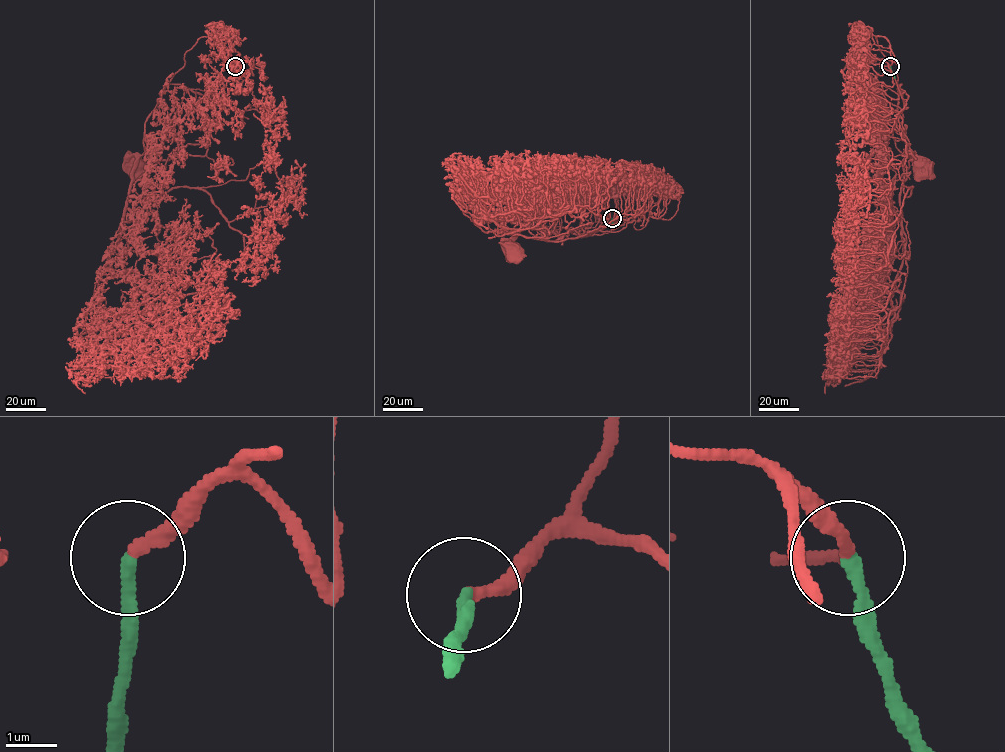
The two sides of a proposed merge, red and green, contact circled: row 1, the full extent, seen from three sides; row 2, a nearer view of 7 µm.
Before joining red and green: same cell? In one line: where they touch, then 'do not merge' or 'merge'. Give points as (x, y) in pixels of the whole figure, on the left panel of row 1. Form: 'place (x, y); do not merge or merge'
place (235, 66); merge

